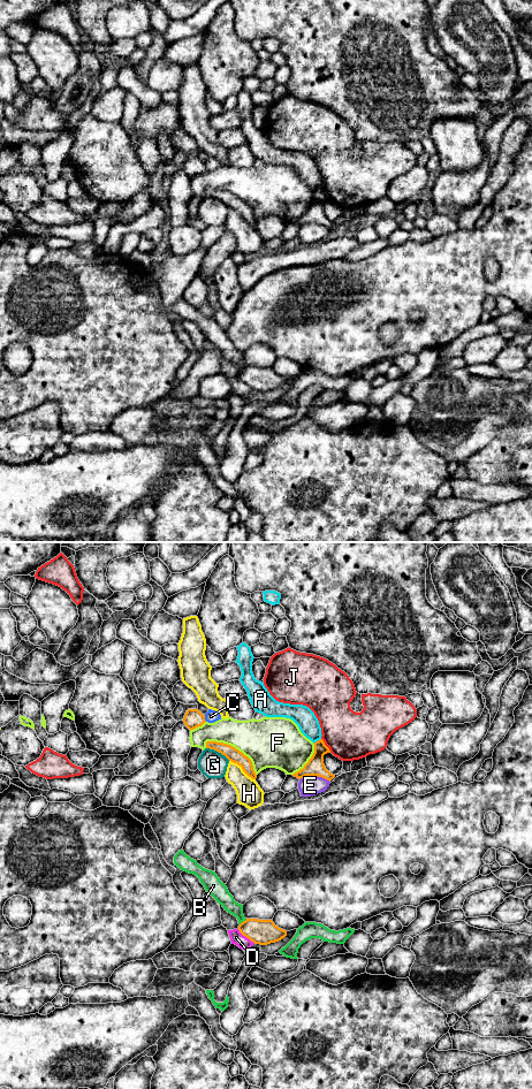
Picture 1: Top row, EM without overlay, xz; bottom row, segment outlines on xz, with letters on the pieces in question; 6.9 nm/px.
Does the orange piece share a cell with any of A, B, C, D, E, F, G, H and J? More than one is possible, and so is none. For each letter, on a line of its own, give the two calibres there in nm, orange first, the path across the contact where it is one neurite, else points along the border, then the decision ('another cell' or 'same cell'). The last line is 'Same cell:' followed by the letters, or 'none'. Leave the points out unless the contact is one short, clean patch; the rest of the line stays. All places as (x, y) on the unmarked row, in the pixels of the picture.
A: 120 nm thick on the orange side, 150 nm on the other; border along xz (320, 185), (313, 190); another cell
B: 180 nm thick on the orange side, 110 nm on the other; another cell
C: 130 nm thick on the orange side, 90 nm on the other; another cell
D: 180 nm thick on the orange side, 90 nm on the other; border along xz (237, 377), (255, 390); another cell
E: 120 nm thick on the orange side, 140 nm on the other; another cell
F: 90 nm thick on the orange side, 360 nm on the other; another cell
G: 90 nm thick on the orange side, 190 nm on the other; border along xz (206, 195), (220, 199), (229, 207); another cell
H: 90 nm thick on the orange side, 180 nm on the other; another cell
J: 120 nm thick on the orange side, 340 nm on the other; another cell
Same cell: none

